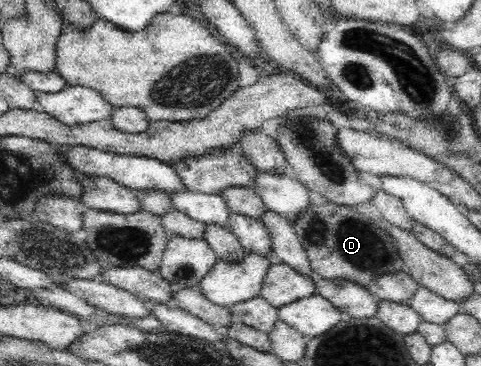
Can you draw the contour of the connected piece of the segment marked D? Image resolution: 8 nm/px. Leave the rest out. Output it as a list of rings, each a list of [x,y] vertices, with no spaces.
[[[328,201],[321,205],[311,204],[305,209],[305,213],[298,217],[294,224],[294,229],[307,253],[311,269],[313,269],[313,272],[321,275],[323,279],[339,278],[359,283],[359,286],[368,288],[373,278],[405,271],[404,260],[401,258],[393,237],[386,233],[380,222],[369,219],[356,208],[347,207],[346,205],[335,205]]]

